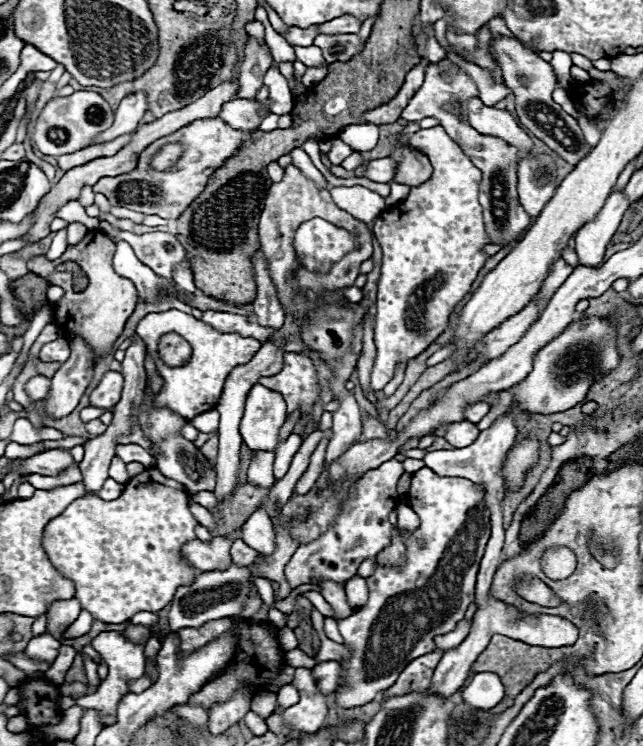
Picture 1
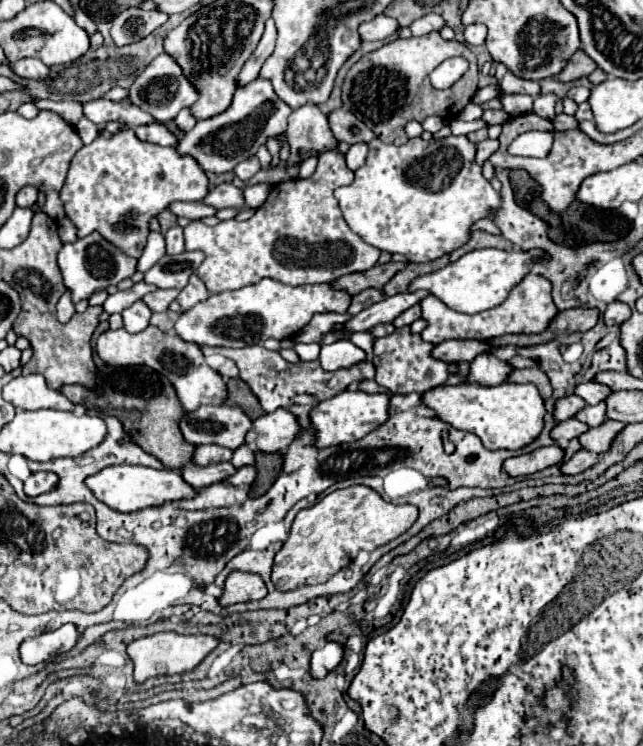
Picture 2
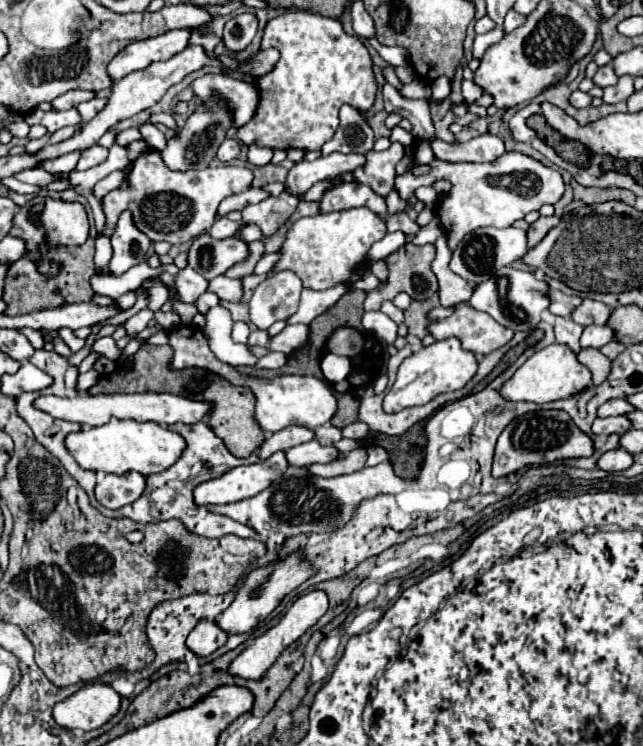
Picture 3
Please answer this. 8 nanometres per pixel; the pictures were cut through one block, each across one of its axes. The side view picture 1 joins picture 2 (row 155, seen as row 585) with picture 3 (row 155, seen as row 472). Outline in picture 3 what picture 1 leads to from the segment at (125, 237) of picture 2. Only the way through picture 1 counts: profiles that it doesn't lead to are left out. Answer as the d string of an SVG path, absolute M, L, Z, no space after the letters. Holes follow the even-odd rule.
M158 150L142 152L130 168L128 174L128 188L126 190L112 190L102 198L102 210L106 214L104 236L112 236L118 216L128 208L132 212L134 224L140 232L144 232L152 242L170 242L182 244L194 240L202 232L210 230L210 224L216 220L216 208L220 200L230 194L244 192L252 184L252 170L246 166L218 166L218 168L204 168L204 170L170 170Z

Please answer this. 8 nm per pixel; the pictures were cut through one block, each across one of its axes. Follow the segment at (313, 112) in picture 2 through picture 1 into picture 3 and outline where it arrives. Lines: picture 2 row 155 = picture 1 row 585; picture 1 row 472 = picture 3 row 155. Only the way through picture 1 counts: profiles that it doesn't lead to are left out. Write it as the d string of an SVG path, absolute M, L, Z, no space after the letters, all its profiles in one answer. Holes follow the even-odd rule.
M394 142L384 152L372 150L366 154L366 164L356 168L352 176L356 182L370 186L374 192L392 192L396 178L394 166L402 160L402 156L404 156L404 146L398 142Z

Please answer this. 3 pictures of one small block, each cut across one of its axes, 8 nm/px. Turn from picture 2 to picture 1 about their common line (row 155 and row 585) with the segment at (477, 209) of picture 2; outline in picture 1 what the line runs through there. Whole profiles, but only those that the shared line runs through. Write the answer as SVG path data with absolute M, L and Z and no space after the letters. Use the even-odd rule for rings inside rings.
M422 468L412 474L412 486L406 500L408 506L420 516L420 526L416 532L412 532L410 540L404 538L406 564L400 572L394 568L376 566L374 574L366 578L370 588L368 602L356 614L338 622L344 644L352 648L350 660L342 662L346 668L344 686L338 686L336 690L340 706L352 708L374 700L378 692L394 684L410 660L434 652L434 636L456 630L456 624L464 618L466 608L474 602L478 566L486 548L486 540L490 538L490 514L486 512L482 496L482 490L478 490L474 482L460 476L438 476L430 468ZM418 540L422 540L424 546L418 546Z

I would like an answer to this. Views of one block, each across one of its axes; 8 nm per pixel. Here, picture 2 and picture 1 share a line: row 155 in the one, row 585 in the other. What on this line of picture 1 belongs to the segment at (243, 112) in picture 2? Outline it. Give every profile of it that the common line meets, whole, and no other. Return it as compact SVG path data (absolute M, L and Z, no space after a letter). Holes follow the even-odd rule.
M230 562L230 566L224 570L202 572L194 578L190 586L178 586L168 614L170 630L176 632L178 628L198 628L198 624L204 624L206 620L218 620L222 616L242 614L244 618L252 618L260 610L262 598L258 594L252 594L254 584L250 576L250 568L236 566L234 562Z

